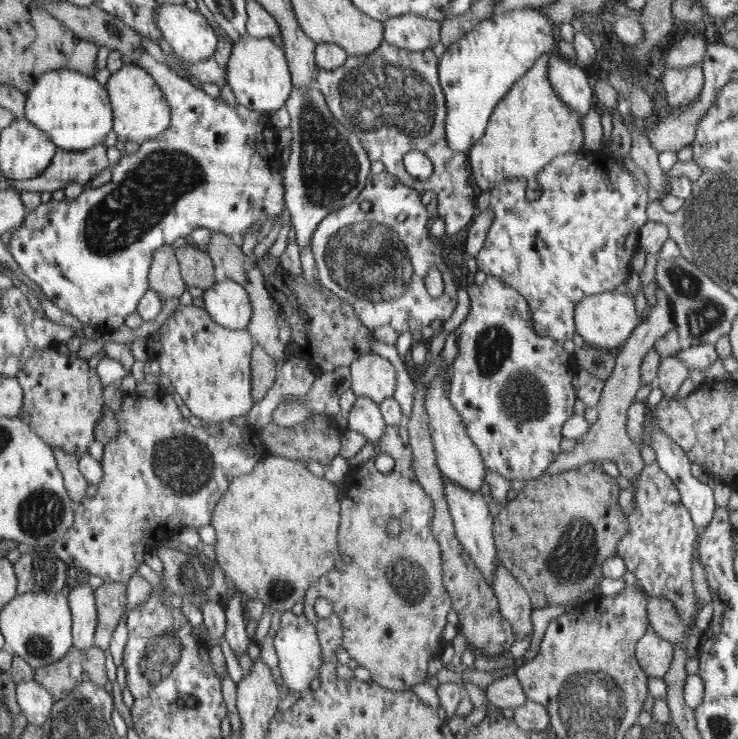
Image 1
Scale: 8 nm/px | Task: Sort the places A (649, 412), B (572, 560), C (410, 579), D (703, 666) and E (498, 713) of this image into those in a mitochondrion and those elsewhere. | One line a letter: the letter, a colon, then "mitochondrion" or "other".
A: other
B: mitochondrion
C: mitochondrion
D: other
E: other

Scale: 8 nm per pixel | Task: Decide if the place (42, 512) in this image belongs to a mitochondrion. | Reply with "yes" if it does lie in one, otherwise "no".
yes

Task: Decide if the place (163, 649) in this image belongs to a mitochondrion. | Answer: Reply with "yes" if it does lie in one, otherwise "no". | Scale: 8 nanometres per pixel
yes

